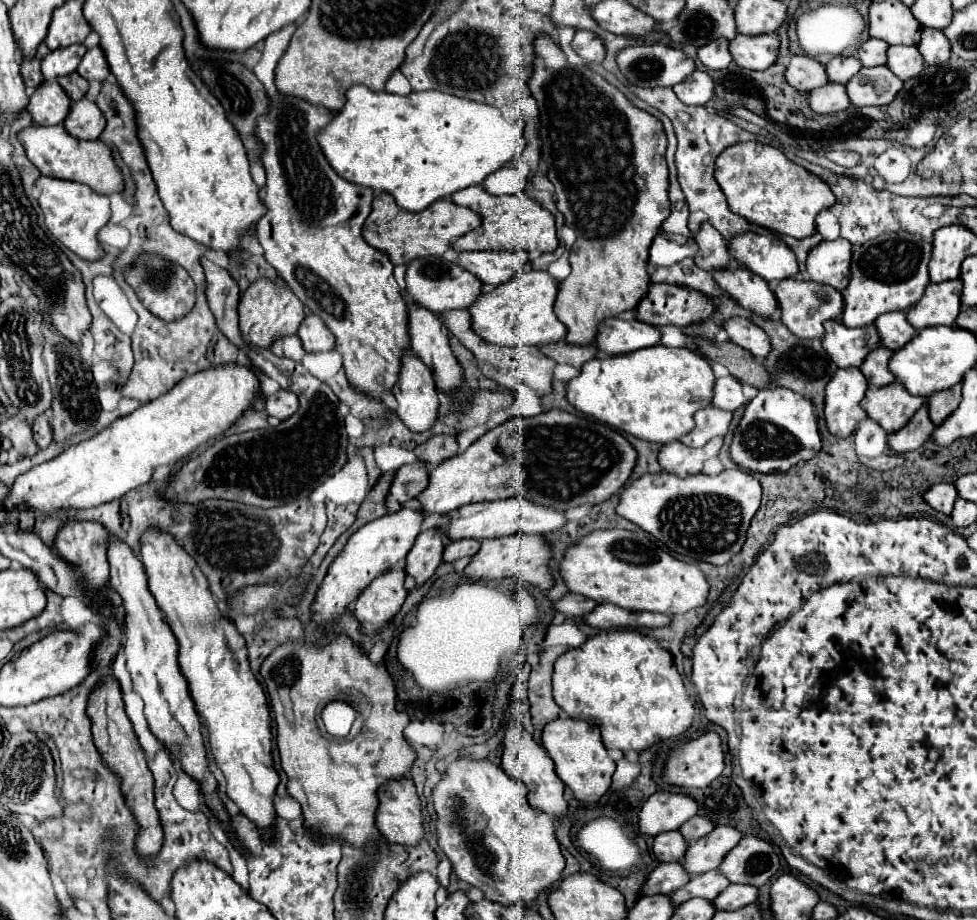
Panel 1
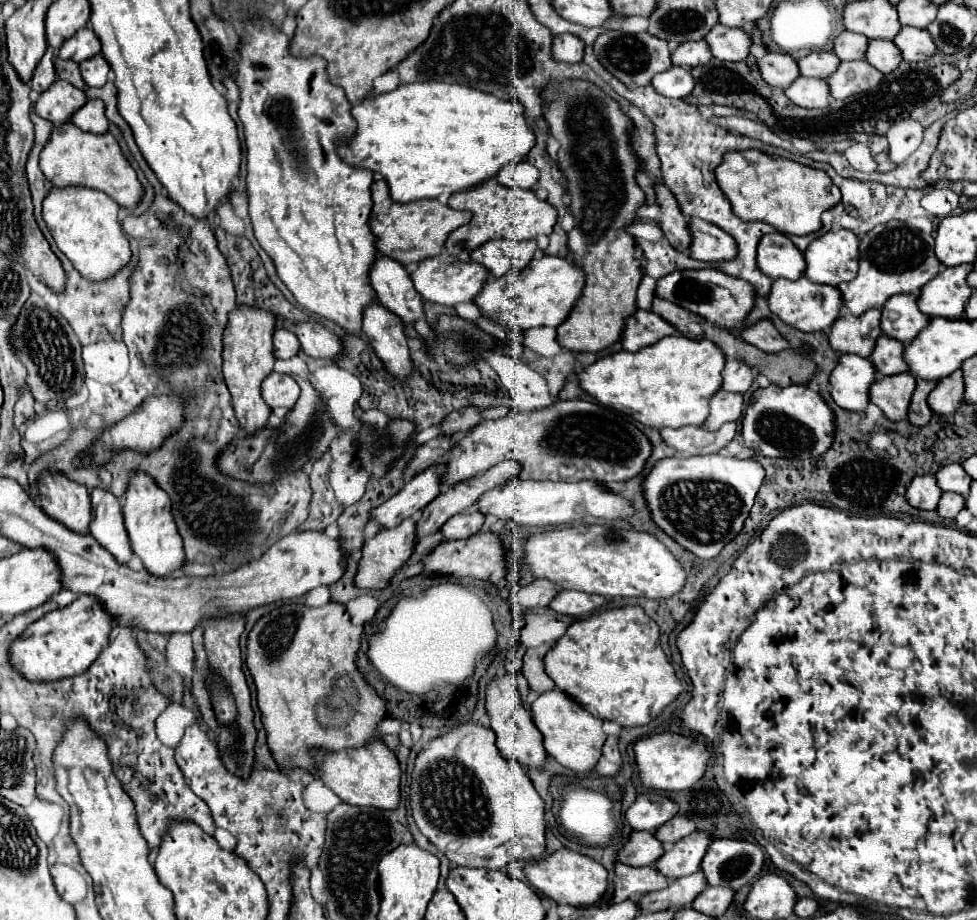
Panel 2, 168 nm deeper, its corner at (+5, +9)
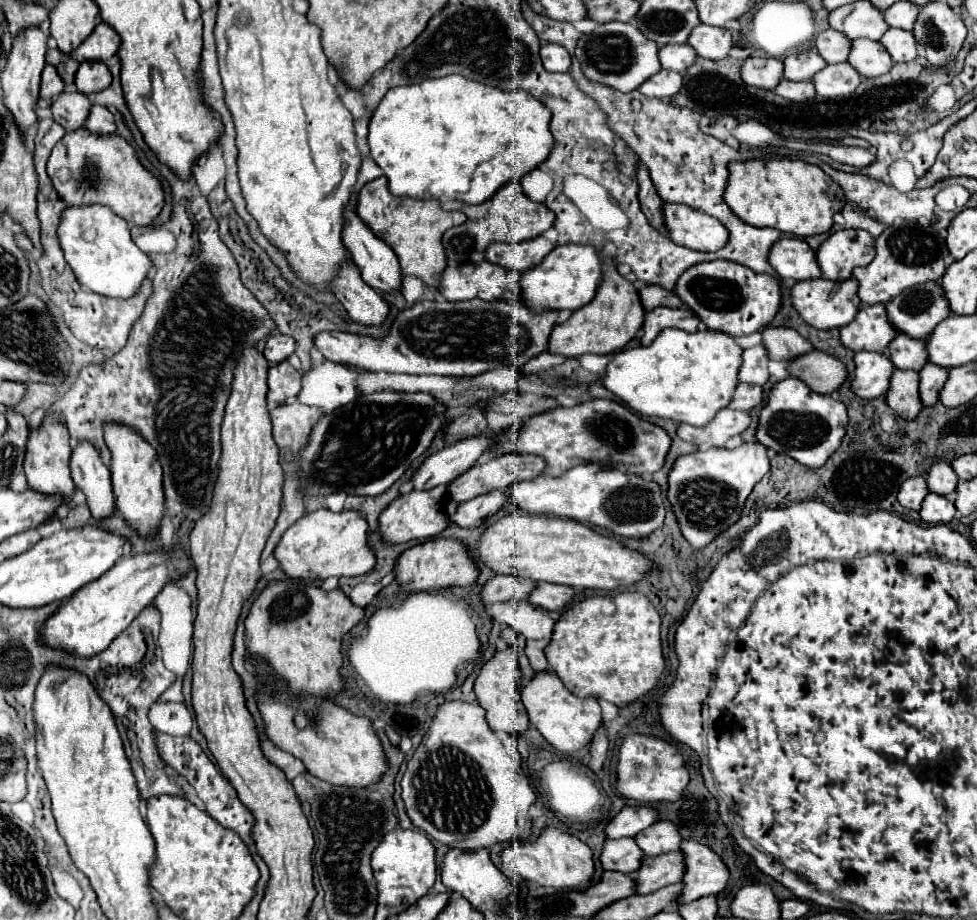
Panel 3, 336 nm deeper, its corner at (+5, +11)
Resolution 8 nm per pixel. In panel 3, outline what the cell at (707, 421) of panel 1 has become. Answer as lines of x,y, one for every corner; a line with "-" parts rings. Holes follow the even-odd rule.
737,384
735,392
733,392
733,398
731,398
727,408
747,412
747,410
755,408
757,404
761,404
761,398
763,398
763,388
761,386
755,386
755,384

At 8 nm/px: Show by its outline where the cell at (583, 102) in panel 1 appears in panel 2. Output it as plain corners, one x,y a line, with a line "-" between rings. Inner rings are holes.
567,80
563,84
551,86
545,94
545,120
549,124
549,134
559,140
559,162
565,168
567,192
571,196
571,214
577,224
569,232
569,248
573,252
573,260
577,266
583,266
587,280
583,288
583,296
571,310
569,318
557,326
557,342
561,348
569,352
601,352
611,344
621,340
621,326
625,326
625,318
637,310
637,286
643,278
641,264
633,258
635,240
625,232
625,226
637,218
637,208
643,204
645,194
635,182
635,172
639,170
639,160
633,154
629,142
629,118
619,110
619,104
613,98
607,98
595,84
585,80
-
595,260
601,262
601,268
593,268

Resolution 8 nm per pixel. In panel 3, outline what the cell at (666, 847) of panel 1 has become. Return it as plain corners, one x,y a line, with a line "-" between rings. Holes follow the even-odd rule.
619,838
607,840
601,854
601,864
605,870
617,870
625,874
633,874
639,870
643,860
641,848
635,844
635,838

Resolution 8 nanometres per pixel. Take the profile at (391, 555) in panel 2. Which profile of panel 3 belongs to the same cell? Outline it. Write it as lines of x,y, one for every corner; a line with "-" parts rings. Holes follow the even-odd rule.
437,486
433,490
417,492
413,490
407,496
401,496
385,508
385,512
379,516
379,534
387,544
405,544
409,540
425,540
441,534
447,528
445,516
443,516
443,498
445,498
447,486

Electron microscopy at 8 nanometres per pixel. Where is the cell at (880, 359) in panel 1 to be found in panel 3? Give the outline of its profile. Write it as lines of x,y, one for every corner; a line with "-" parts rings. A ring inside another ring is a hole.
897,334
889,344
889,360
899,370
919,372
927,364
925,342
903,336
903,334

